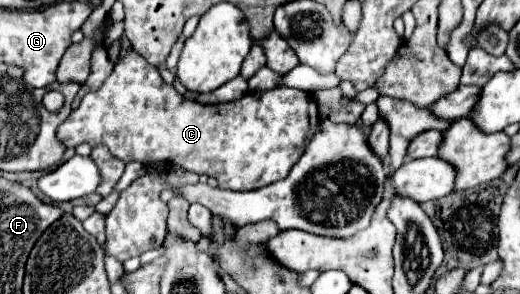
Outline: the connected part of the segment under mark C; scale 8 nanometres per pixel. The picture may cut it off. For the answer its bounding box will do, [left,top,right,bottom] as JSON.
[56,49,320,191]

